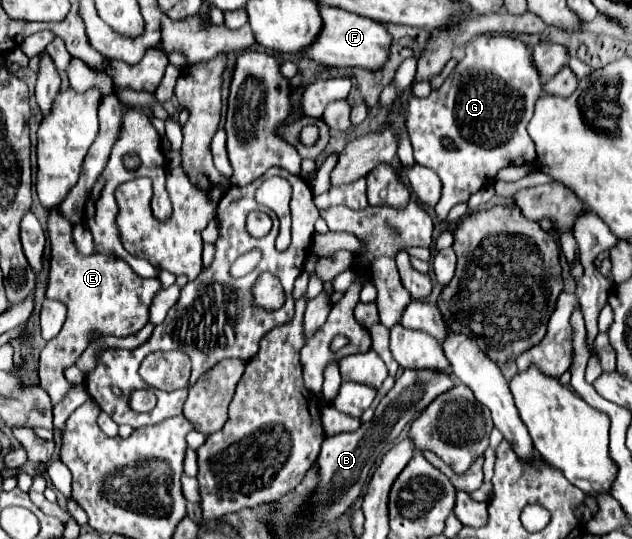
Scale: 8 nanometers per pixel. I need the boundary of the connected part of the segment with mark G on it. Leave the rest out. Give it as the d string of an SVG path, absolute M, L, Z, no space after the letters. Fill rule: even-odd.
M484 34L474 37L474 39L468 43L464 59L458 63L456 71L446 79L446 83L444 83L438 91L432 91L432 93L430 93L428 97L424 97L424 99L420 99L420 97L412 97L412 99L410 99L406 127L408 127L410 143L412 143L412 147L414 147L414 159L416 159L418 165L424 165L424 167L434 169L434 171L440 175L442 185L444 185L444 189L442 189L442 197L440 197L440 201L438 201L436 207L434 207L434 211L436 211L436 219L438 219L438 221L444 221L446 215L448 215L448 211L450 211L456 203L466 203L468 197L470 197L472 193L480 191L484 185L490 185L490 181L496 179L496 175L498 175L498 171L500 171L502 167L506 167L506 165L522 165L522 163L528 163L528 161L534 159L534 141L530 139L530 135L528 135L528 131L526 131L526 125L528 125L528 121L530 121L532 115L534 115L534 103L540 99L540 95L542 95L542 81L540 81L540 73L538 73L534 61L532 61L532 49L530 49L524 41L514 39L514 37L509 35ZM442 137L450 137L450 139L454 139L456 149L452 149L452 151L444 149L444 145L442 145Z

